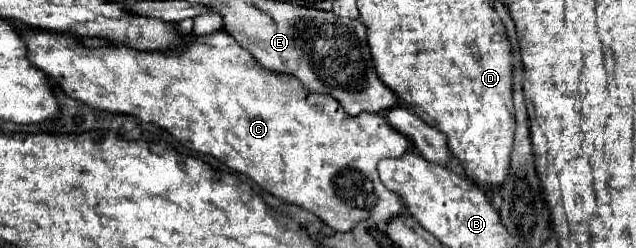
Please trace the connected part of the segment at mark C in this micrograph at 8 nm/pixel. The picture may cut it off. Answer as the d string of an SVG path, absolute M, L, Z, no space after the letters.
M26 28L22 38L30 50L30 62L52 76L68 96L94 108L130 114L168 130L176 140L184 142L186 148L222 160L232 170L252 178L272 196L314 212L338 232L348 232L366 218L388 222L406 208L402 198L380 182L376 164L382 158L398 158L410 152L410 138L394 130L382 114L362 112L350 116L332 96L312 94L294 76L274 74L262 68L262 64L224 30L190 38L182 52L138 52L128 46L84 48L70 34L34 28Z

